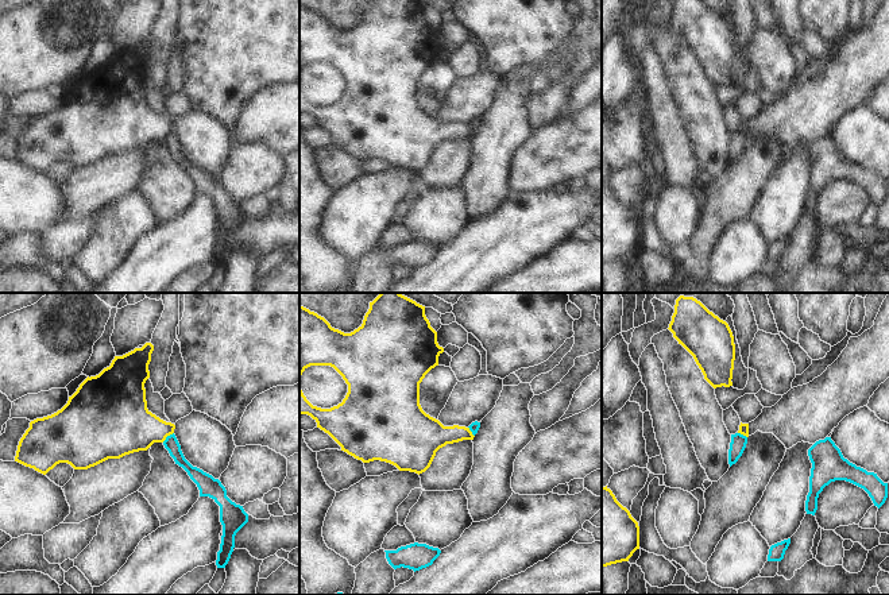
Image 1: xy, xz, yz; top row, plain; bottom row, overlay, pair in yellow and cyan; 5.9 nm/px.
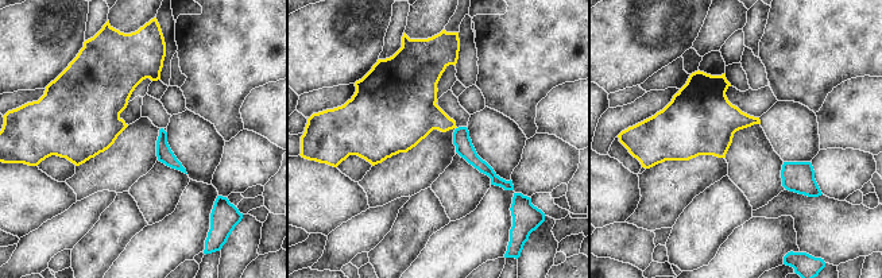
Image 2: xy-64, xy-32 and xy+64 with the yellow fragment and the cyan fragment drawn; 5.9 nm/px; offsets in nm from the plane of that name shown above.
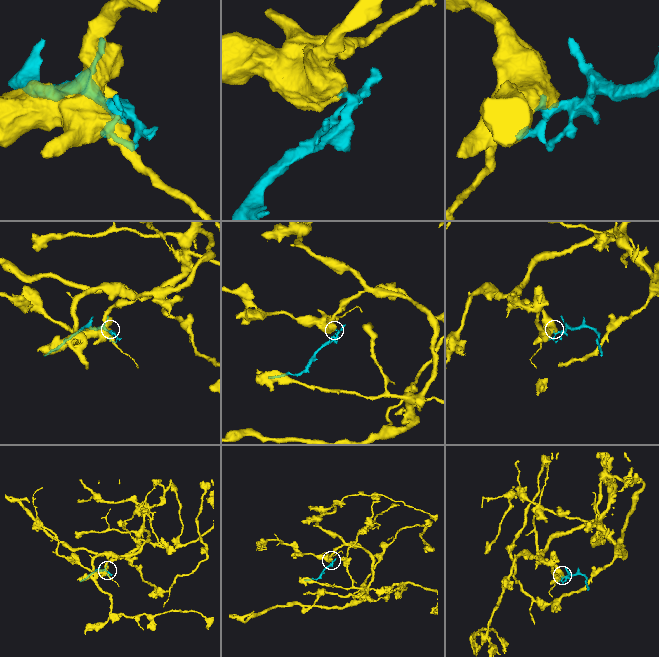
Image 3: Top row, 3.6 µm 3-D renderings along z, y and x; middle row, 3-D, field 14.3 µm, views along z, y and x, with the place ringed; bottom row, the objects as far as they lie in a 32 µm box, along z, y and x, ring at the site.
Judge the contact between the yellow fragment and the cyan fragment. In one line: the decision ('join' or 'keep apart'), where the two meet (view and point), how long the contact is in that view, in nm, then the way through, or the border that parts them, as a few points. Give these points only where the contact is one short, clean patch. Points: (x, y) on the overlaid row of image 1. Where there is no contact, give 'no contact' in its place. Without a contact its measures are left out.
keep apart | xy (167, 435) | 90 nm | along xy (173, 432), (162, 441)

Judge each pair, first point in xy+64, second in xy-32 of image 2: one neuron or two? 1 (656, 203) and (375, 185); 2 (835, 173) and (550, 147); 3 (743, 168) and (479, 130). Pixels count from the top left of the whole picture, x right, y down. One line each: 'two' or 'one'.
1: one
2: one
3: two

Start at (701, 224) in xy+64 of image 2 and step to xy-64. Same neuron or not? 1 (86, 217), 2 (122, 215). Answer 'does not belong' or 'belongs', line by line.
1: does not belong
2: belongs

